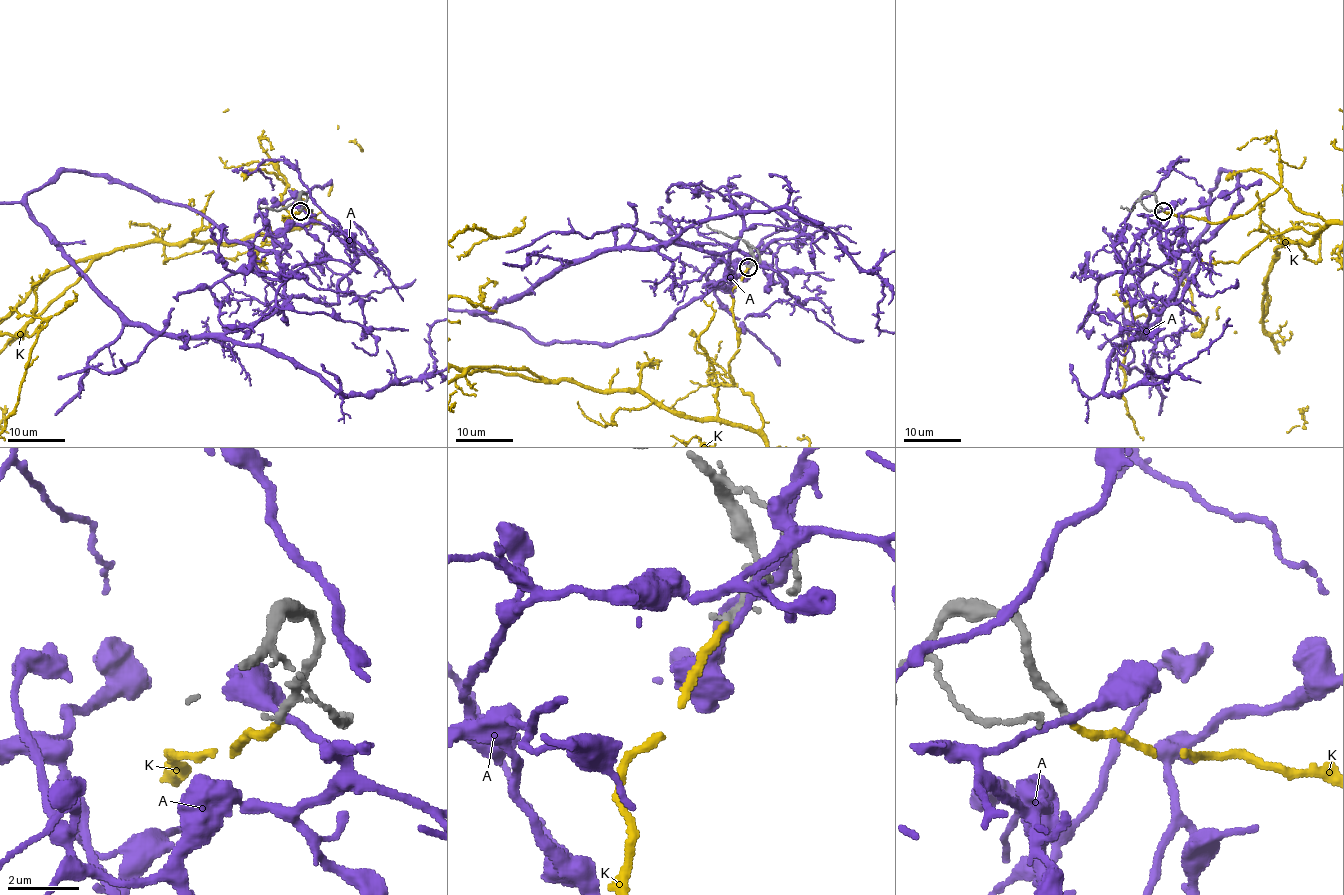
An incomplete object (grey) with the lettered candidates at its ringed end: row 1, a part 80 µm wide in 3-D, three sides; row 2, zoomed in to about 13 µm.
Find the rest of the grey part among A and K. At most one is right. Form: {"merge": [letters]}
{"merge": ["K"]}

